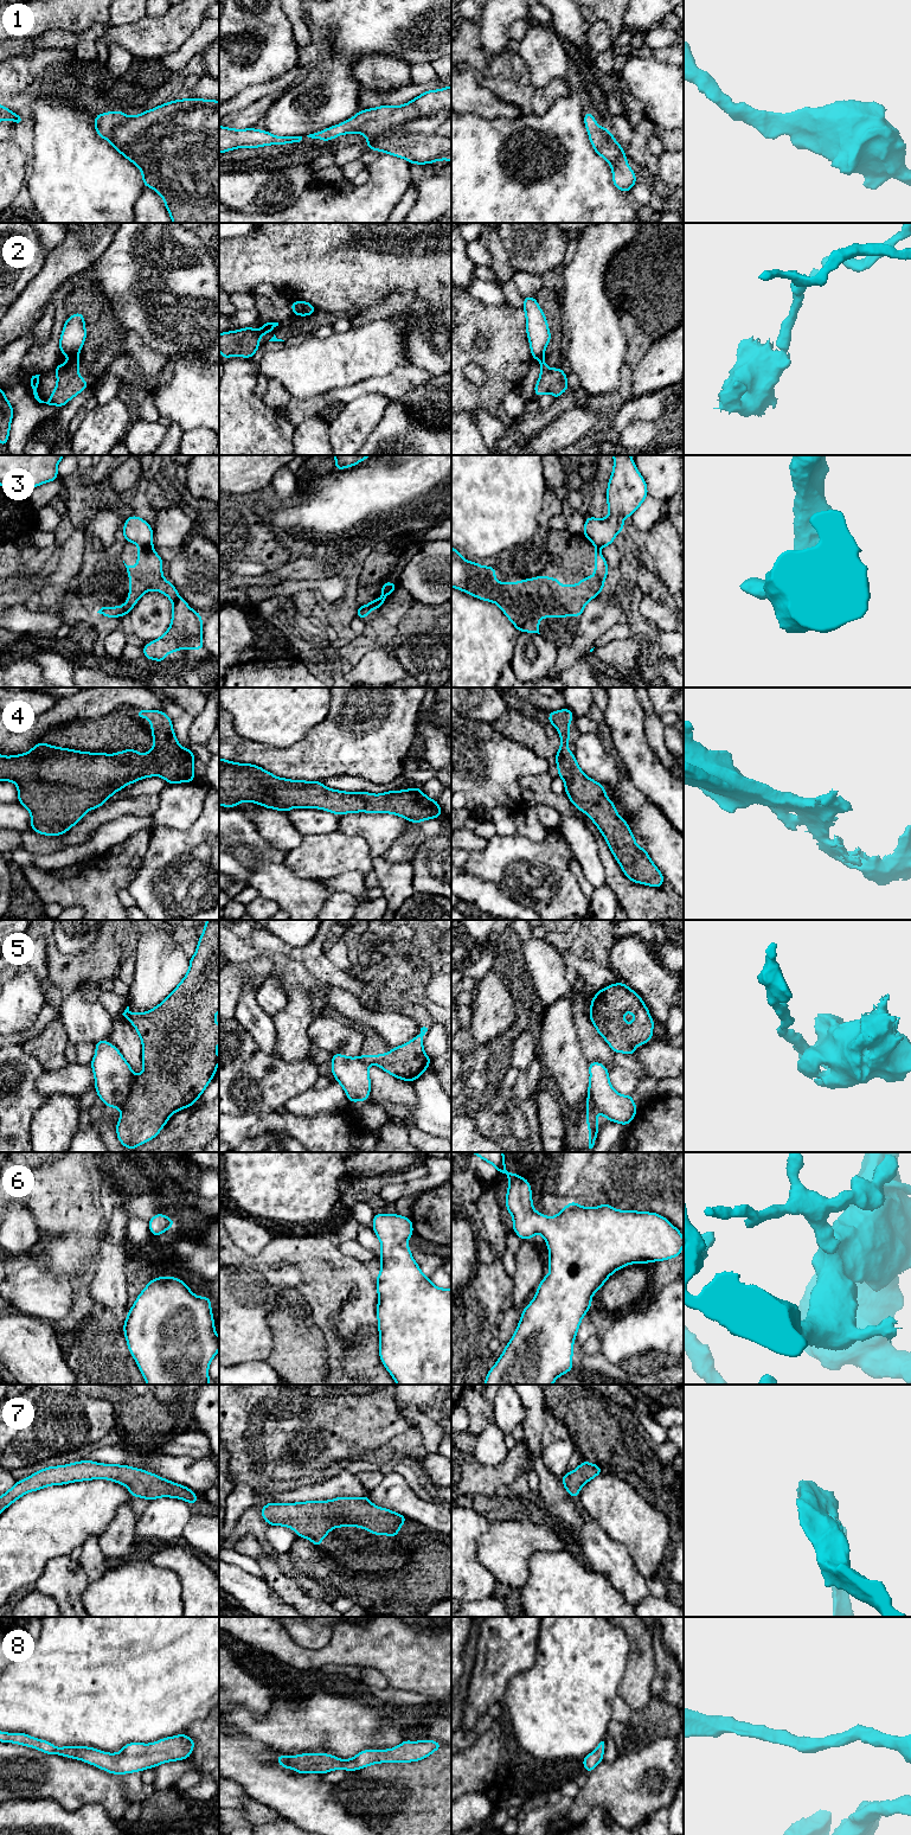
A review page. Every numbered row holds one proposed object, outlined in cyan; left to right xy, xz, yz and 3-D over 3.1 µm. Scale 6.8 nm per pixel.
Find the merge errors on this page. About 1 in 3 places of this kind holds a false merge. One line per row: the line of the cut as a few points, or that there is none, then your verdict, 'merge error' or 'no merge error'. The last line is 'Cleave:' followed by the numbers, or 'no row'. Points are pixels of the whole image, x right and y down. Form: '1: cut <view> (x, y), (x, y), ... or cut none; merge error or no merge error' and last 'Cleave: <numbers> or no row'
1: cut none; no merge error
2: cut xy (77, 355), (71, 357); merge error
3: cut xy (139, 544), (152, 547); merge error
4: cut none; no merge error
5: cut xy (135, 1075), (133, 1088), (121, 1108); merge error
6: cut none; no merge error
7: cut none; no merge error
8: cut none; no merge error
Cleave: 2, 3, 5

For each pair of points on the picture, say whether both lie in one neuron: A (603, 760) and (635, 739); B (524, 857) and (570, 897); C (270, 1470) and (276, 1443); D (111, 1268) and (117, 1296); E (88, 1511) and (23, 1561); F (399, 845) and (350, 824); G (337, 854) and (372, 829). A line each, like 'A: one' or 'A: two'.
A: two
B: one
C: one
D: one
E: one
F: two
G: two

